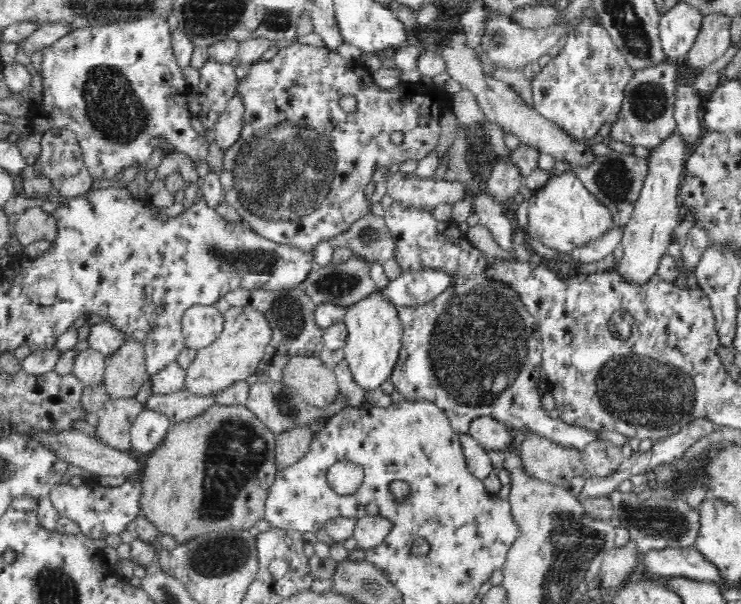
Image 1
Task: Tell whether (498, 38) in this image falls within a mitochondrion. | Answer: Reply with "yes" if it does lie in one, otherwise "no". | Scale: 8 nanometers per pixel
yes

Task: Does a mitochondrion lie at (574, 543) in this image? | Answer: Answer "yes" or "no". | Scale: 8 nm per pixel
yes

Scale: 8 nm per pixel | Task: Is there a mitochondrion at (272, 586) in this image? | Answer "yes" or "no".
no

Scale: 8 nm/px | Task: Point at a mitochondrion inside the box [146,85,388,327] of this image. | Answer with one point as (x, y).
(280, 173)

